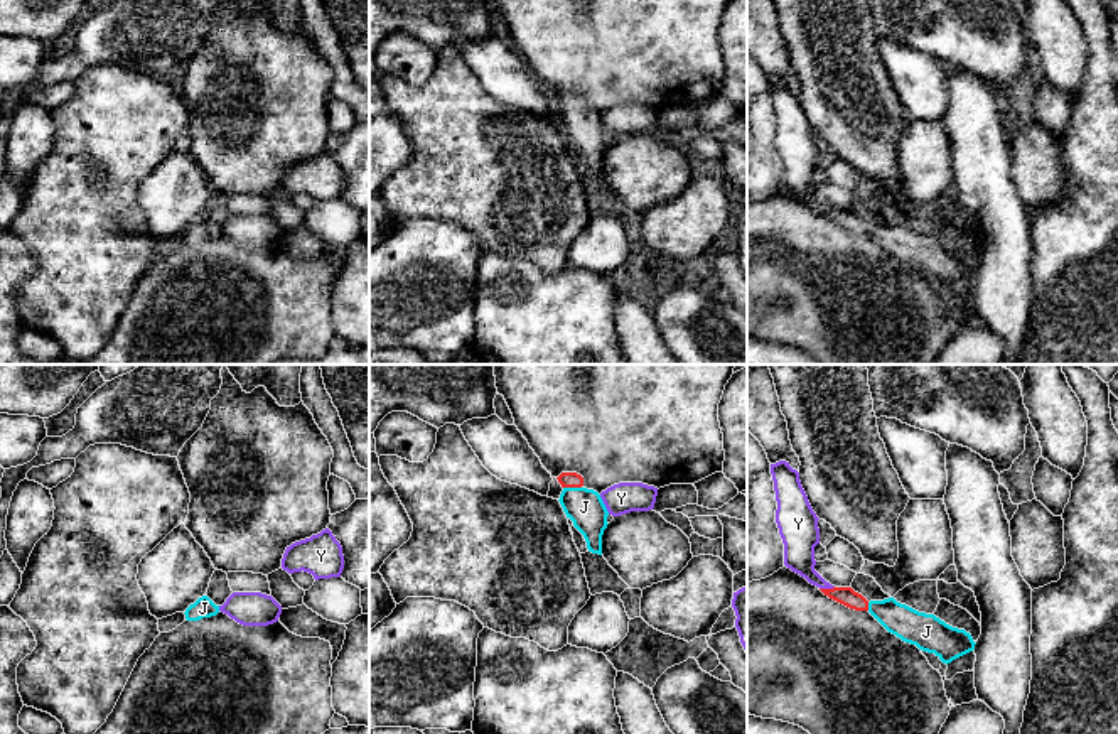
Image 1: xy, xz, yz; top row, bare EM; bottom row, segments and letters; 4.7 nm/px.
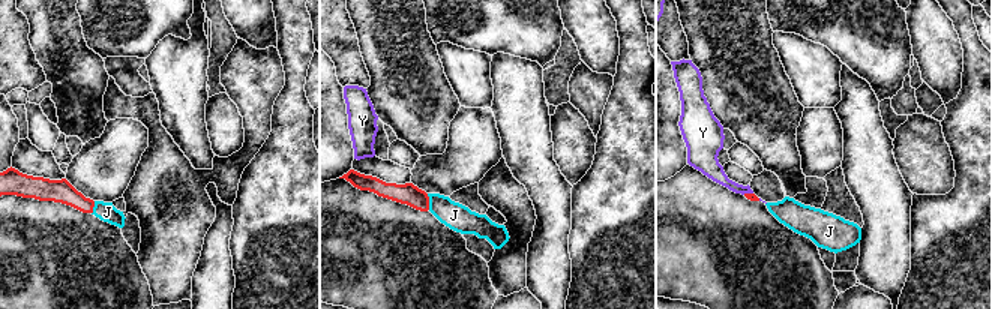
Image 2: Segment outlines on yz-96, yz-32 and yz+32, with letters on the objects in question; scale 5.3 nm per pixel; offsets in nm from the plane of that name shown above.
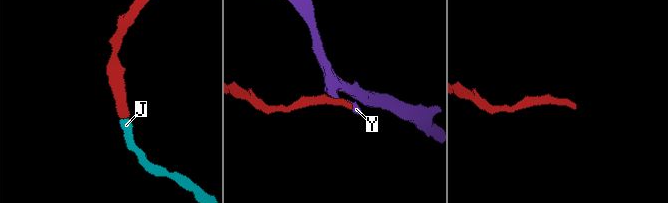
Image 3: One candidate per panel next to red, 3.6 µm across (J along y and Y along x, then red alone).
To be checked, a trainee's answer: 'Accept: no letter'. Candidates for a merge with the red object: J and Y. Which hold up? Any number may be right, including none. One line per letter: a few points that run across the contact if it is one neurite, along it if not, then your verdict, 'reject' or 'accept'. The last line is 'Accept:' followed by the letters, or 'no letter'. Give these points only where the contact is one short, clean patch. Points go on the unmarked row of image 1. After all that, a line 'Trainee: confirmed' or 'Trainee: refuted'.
J: line xz (567, 102), (572, 108), (574, 118), (584, 129); accept
Y: line yz (833, 208), (820, 211); reject
Accept: J
Trainee: refuted

